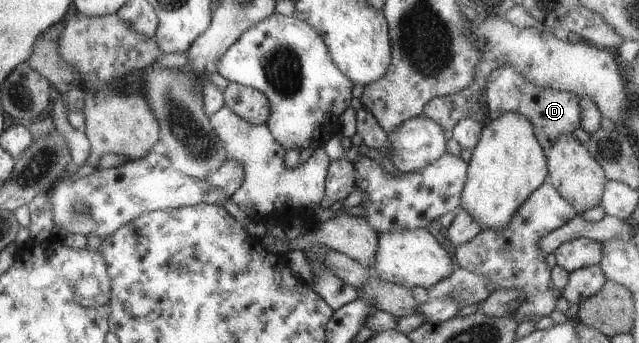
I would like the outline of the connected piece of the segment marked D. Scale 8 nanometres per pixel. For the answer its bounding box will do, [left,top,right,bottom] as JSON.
[482,66,581,149]

